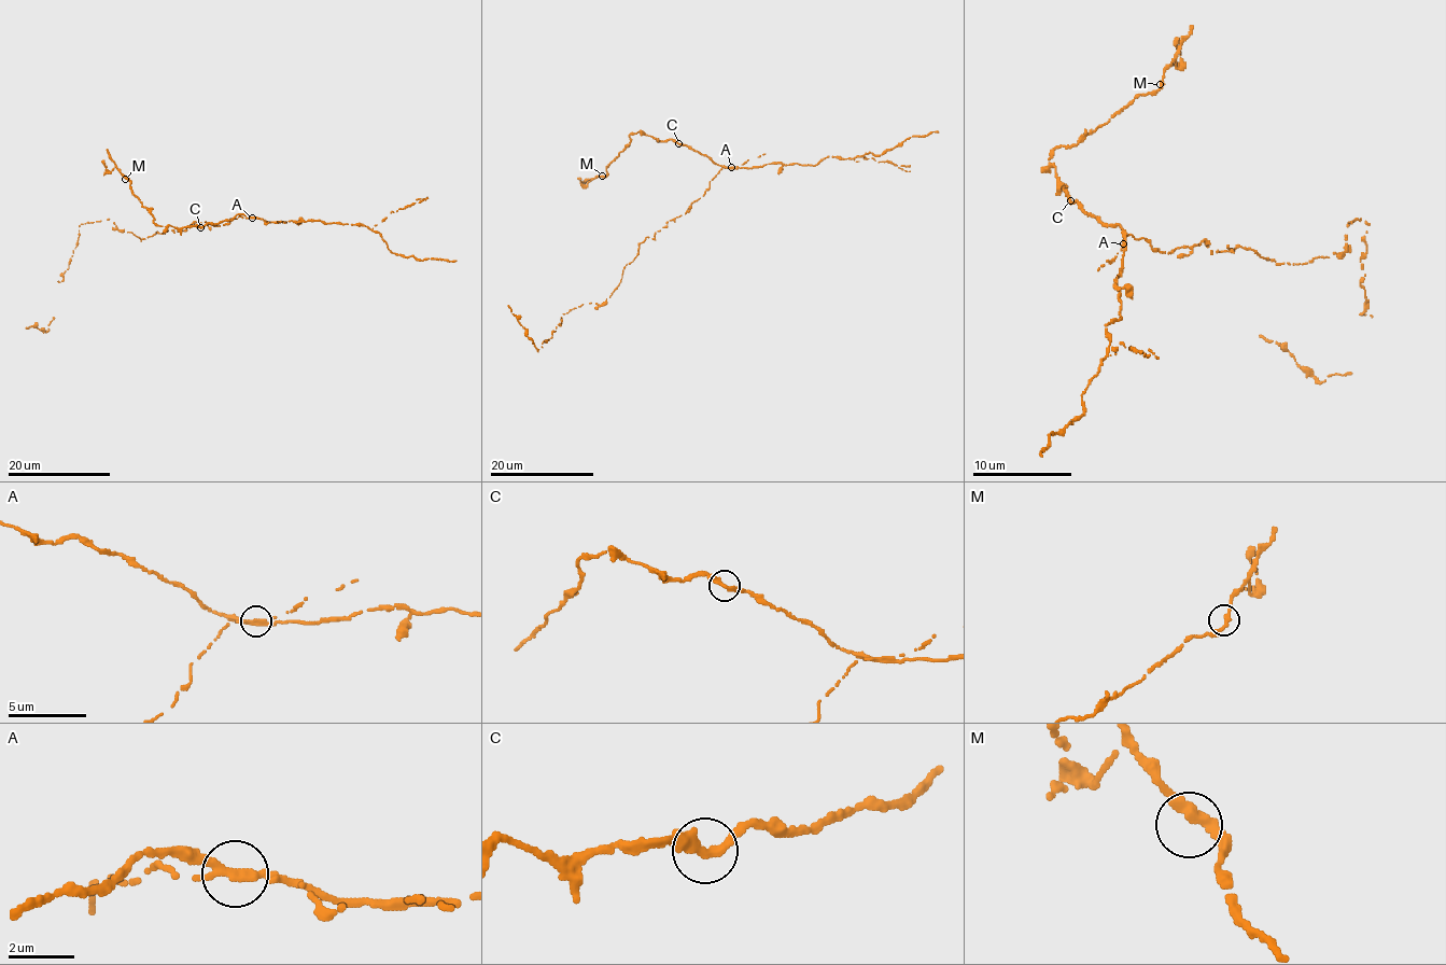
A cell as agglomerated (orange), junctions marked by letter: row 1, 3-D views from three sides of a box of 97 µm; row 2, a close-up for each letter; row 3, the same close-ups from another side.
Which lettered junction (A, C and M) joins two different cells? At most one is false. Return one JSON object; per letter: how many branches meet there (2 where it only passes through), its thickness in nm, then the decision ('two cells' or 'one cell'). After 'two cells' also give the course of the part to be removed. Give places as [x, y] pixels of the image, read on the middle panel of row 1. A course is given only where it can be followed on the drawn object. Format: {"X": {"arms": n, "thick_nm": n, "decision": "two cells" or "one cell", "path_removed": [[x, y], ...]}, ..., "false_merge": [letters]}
{"A": {"arms": 2, "thick_nm": 300, "decision": "two cells"}, "C": {"arms": 2, "thick_nm": 320, "decision": "one cell"}, "M": {"arms": 2, "thick_nm": 320, "decision": "one cell"}, "false_merge": ["A"]}

